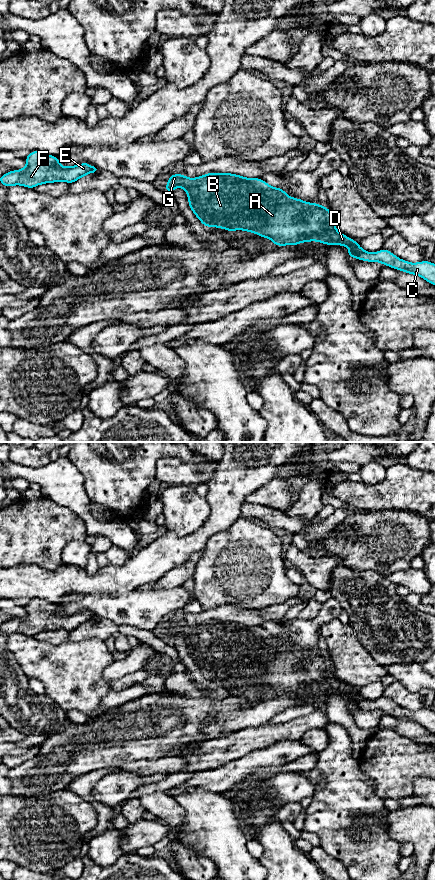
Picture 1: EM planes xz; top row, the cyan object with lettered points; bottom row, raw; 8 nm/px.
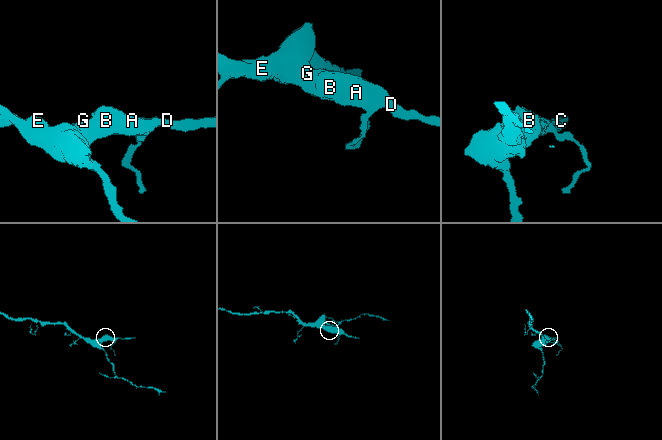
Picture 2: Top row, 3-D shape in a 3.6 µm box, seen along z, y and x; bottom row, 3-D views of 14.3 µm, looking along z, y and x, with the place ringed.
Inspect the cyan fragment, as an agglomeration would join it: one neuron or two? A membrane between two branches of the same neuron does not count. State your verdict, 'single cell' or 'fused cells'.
single cell

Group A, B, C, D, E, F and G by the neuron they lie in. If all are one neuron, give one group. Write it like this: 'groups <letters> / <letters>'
groups A B C D E F G

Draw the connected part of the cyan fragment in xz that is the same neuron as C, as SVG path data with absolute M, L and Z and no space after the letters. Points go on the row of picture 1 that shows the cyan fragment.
M211 172L196 178L188 178L183 173L172 174L168 178L164 191L172 194L173 190L180 186L188 195L190 209L205 227L226 229L230 233L235 230L255 233L259 237L269 238L277 247L296 246L311 241L327 246L332 244L347 246L351 249L346 257L366 262L380 262L393 269L420 276L435 286L435 264L429 260L407 262L384 248L374 253L367 252L359 246L358 241L335 228L333 213L326 206L289 197L283 188L272 187L261 178L246 178L227 172Z

